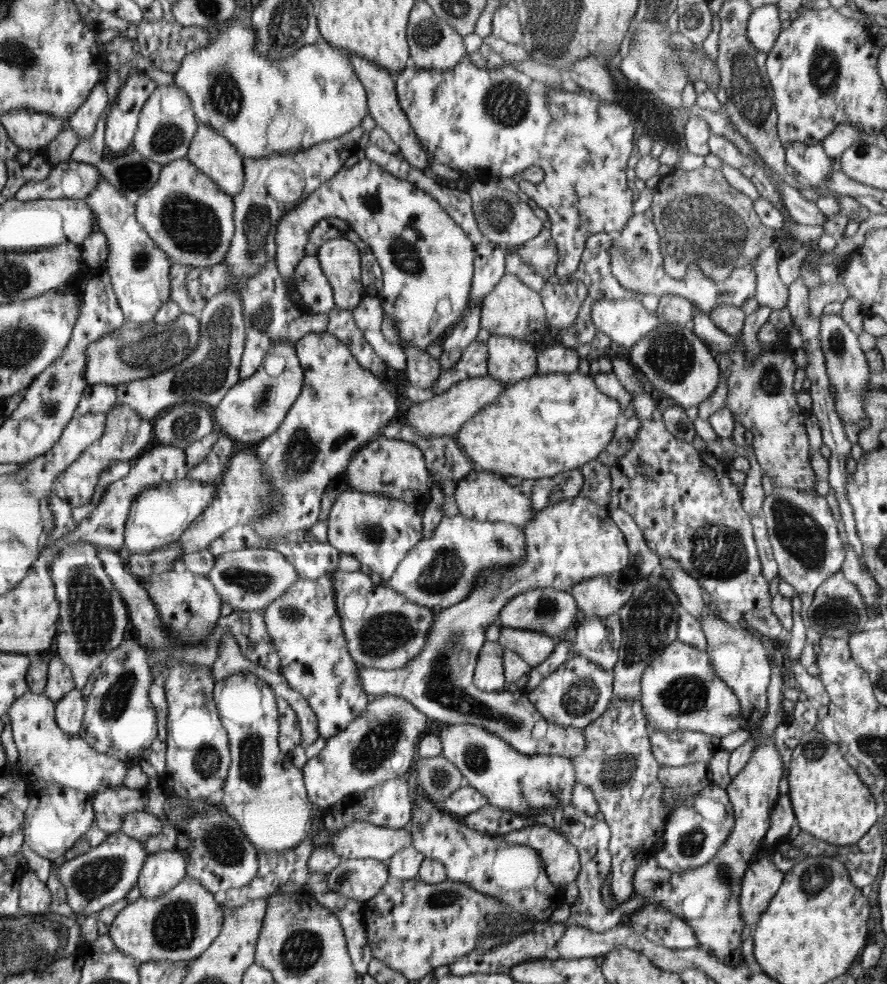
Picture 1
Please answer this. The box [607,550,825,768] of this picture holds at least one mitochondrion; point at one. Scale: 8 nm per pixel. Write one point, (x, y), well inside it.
(650, 617)

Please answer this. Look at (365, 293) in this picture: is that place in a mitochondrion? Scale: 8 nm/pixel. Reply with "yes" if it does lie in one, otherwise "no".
no

